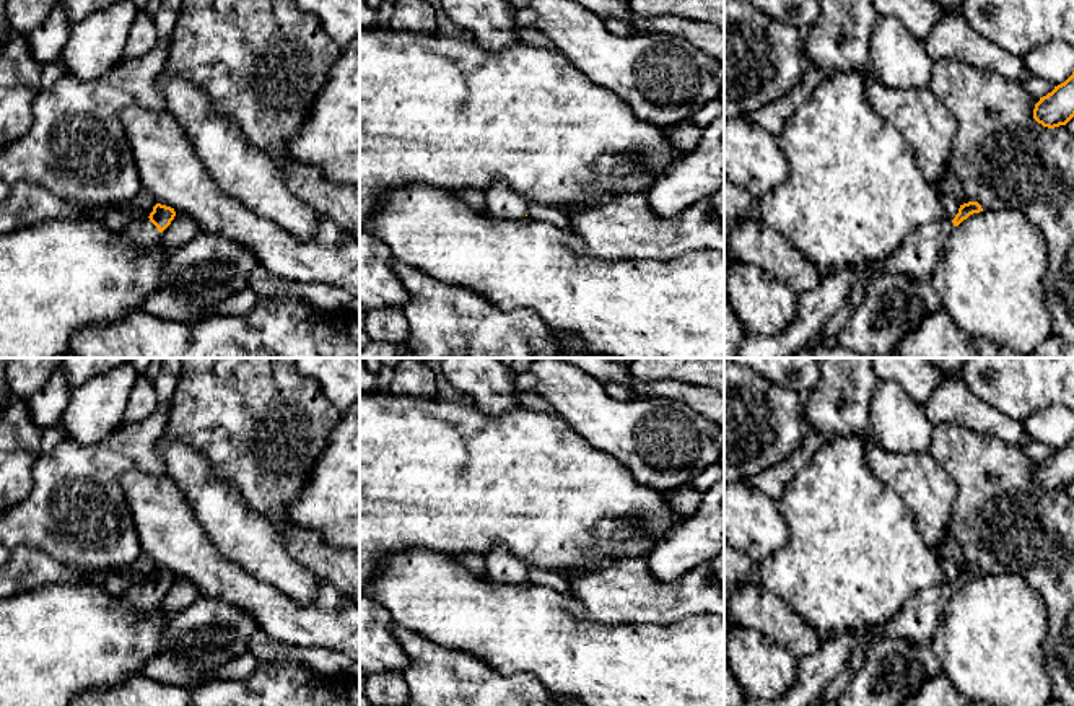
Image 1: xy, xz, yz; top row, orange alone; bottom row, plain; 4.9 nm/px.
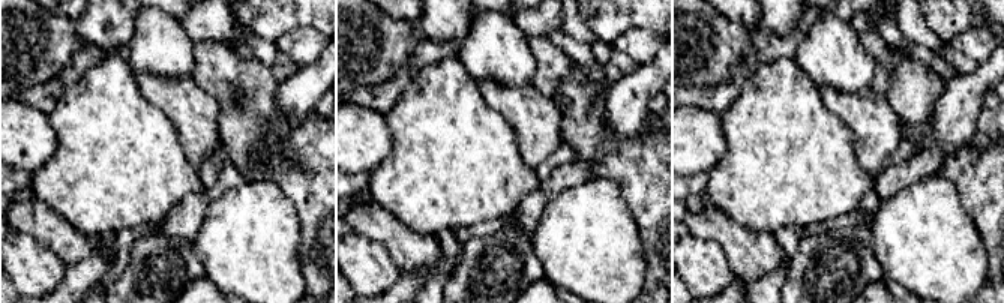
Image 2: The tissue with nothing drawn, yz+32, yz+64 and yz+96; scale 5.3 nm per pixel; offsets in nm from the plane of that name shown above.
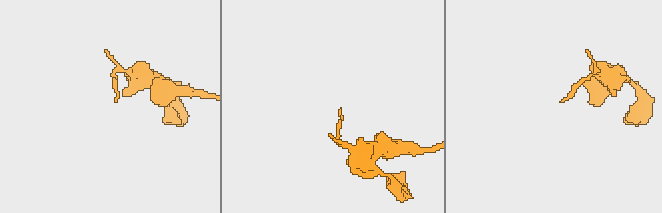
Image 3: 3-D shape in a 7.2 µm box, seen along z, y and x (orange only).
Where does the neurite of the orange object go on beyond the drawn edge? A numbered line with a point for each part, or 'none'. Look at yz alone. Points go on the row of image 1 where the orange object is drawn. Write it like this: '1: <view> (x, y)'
1: yz (915, 257)

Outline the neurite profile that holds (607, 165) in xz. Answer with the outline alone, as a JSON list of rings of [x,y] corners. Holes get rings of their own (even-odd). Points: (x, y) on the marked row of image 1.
[[[602,156],[594,166],[599,176],[628,176],[635,169],[635,161],[623,156]]]

